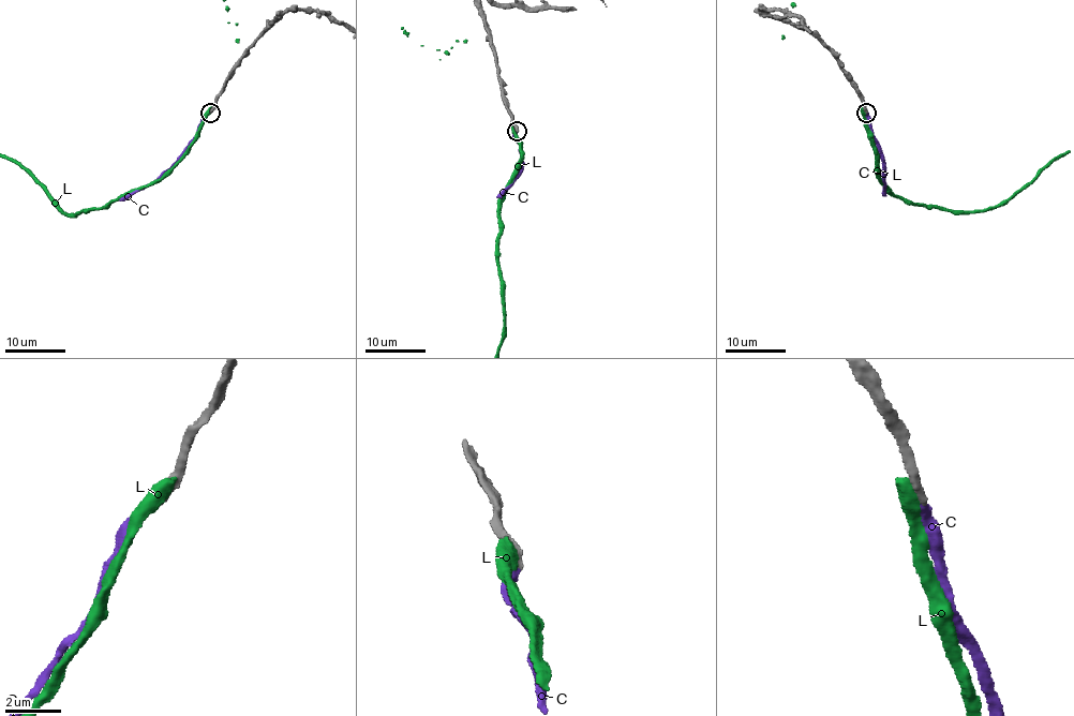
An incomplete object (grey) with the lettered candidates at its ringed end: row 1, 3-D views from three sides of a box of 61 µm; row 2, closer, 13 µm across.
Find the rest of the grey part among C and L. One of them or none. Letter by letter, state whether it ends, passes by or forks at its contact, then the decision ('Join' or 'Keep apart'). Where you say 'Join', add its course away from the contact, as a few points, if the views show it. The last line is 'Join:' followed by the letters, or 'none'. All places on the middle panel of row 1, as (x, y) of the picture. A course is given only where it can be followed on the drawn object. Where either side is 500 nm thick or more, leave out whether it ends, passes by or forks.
C: It ends there. Join. Its course: (517, 131), (522, 164), (497, 197)
L: Keep apart
Join: C

